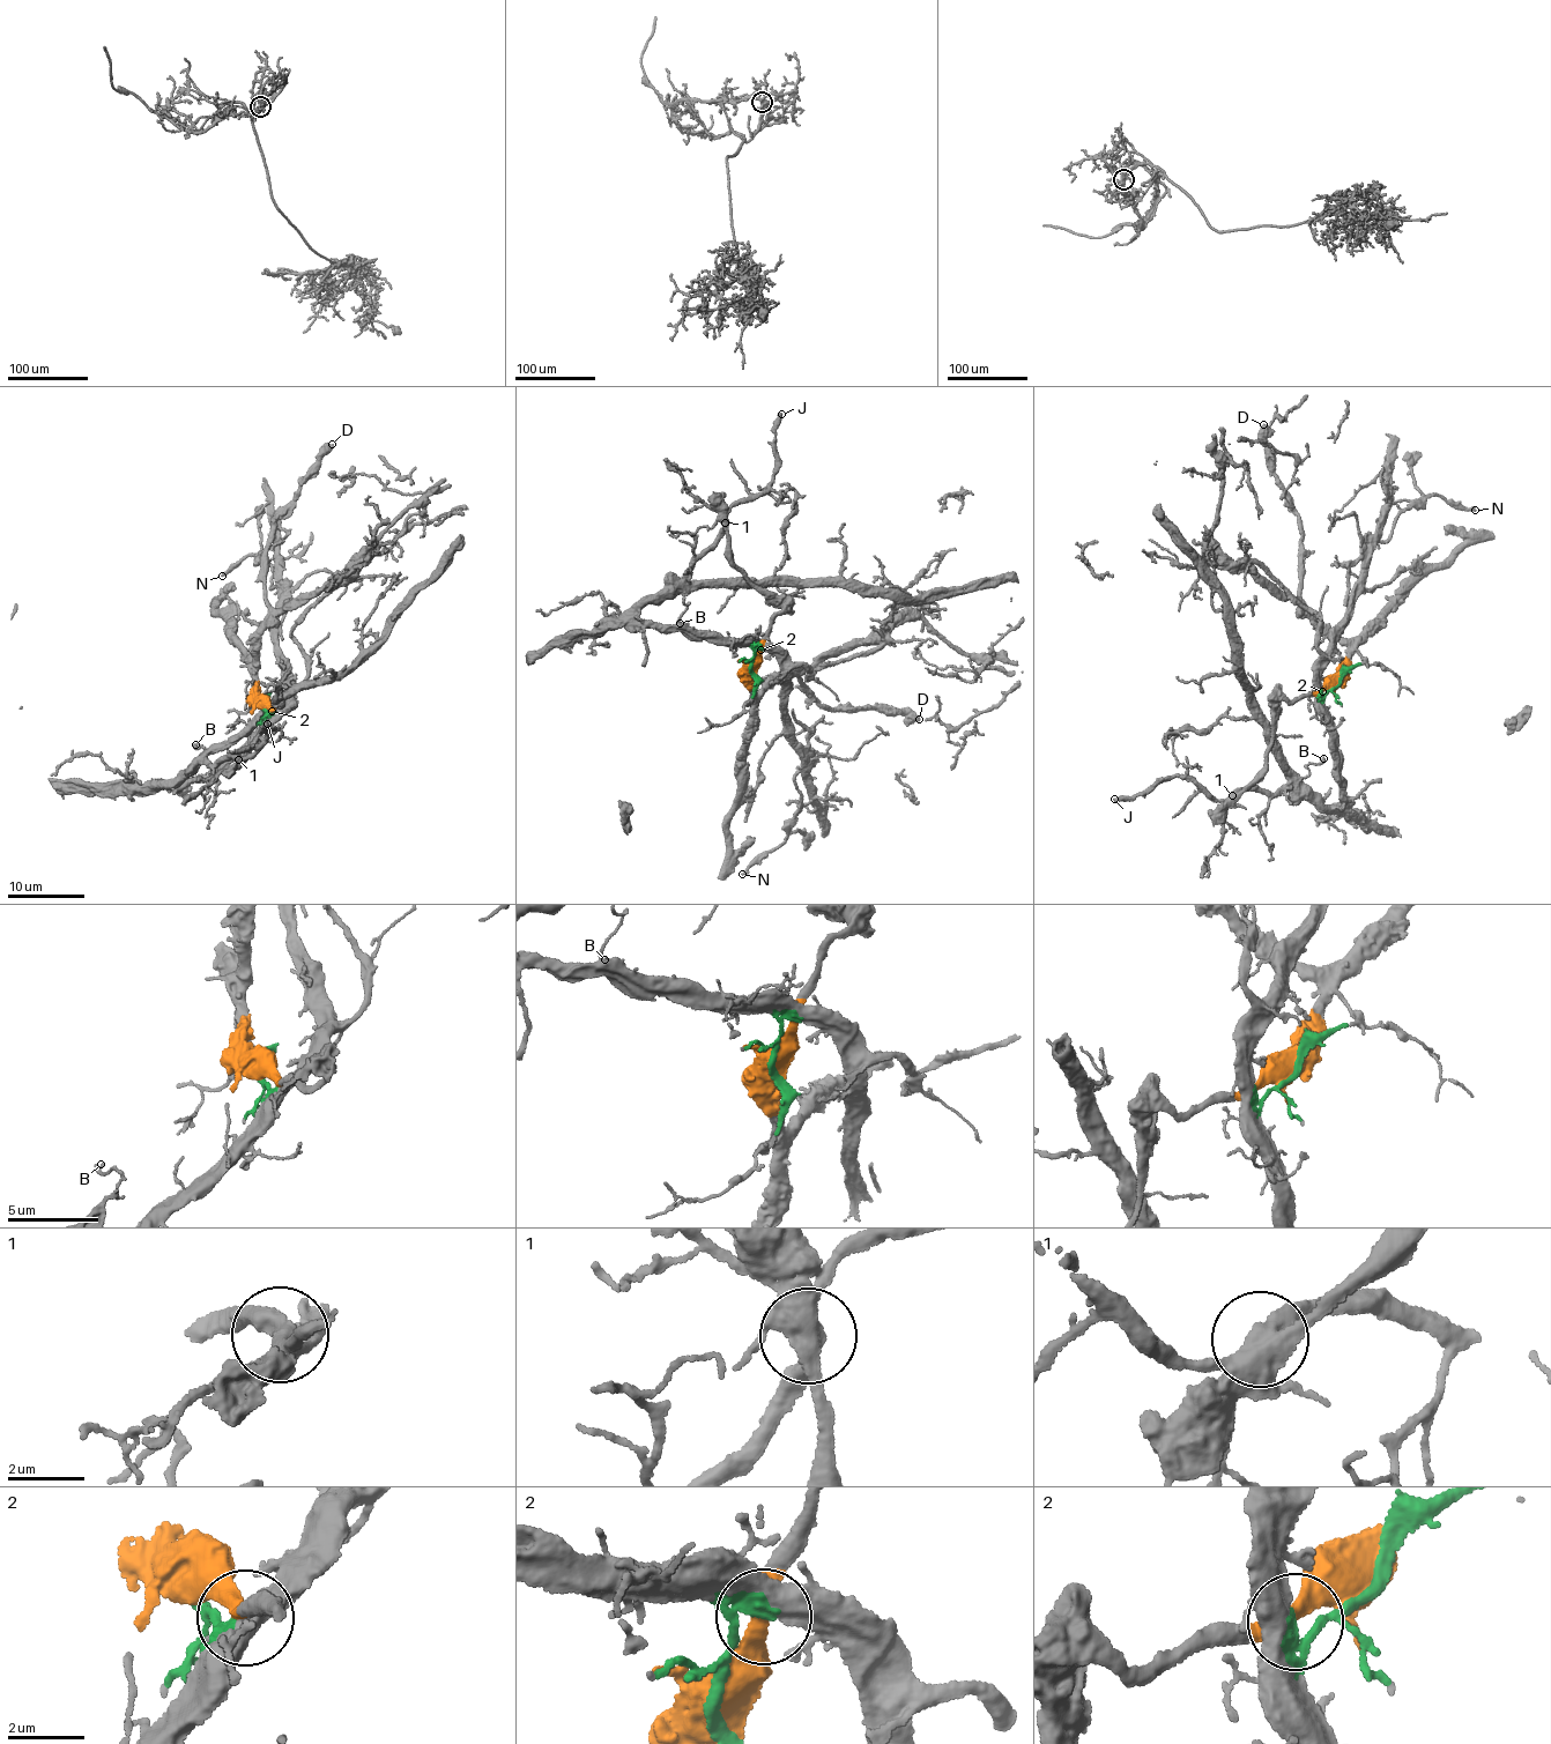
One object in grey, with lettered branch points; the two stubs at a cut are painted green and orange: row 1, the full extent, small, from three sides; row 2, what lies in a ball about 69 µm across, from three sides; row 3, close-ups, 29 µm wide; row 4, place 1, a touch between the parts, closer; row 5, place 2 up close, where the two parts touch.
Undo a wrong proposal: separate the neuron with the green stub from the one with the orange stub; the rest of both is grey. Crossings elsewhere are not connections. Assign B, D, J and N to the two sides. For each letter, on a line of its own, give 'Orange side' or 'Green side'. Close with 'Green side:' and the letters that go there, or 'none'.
B: Green side
D: Orange side
J: Green side
N: Green side
Green side: B, J, N

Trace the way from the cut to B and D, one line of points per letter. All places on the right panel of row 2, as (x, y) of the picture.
B: (1337, 681), (1323, 703), (1345, 783), (1341, 807), (1326, 806), (1303, 780), (1308, 773), (1307, 765), (1323, 757)
D: (1337, 681), (1345, 662), (1347, 647), (1301, 602), (1301, 526), (1290, 495), (1274, 473), (1262, 423)

